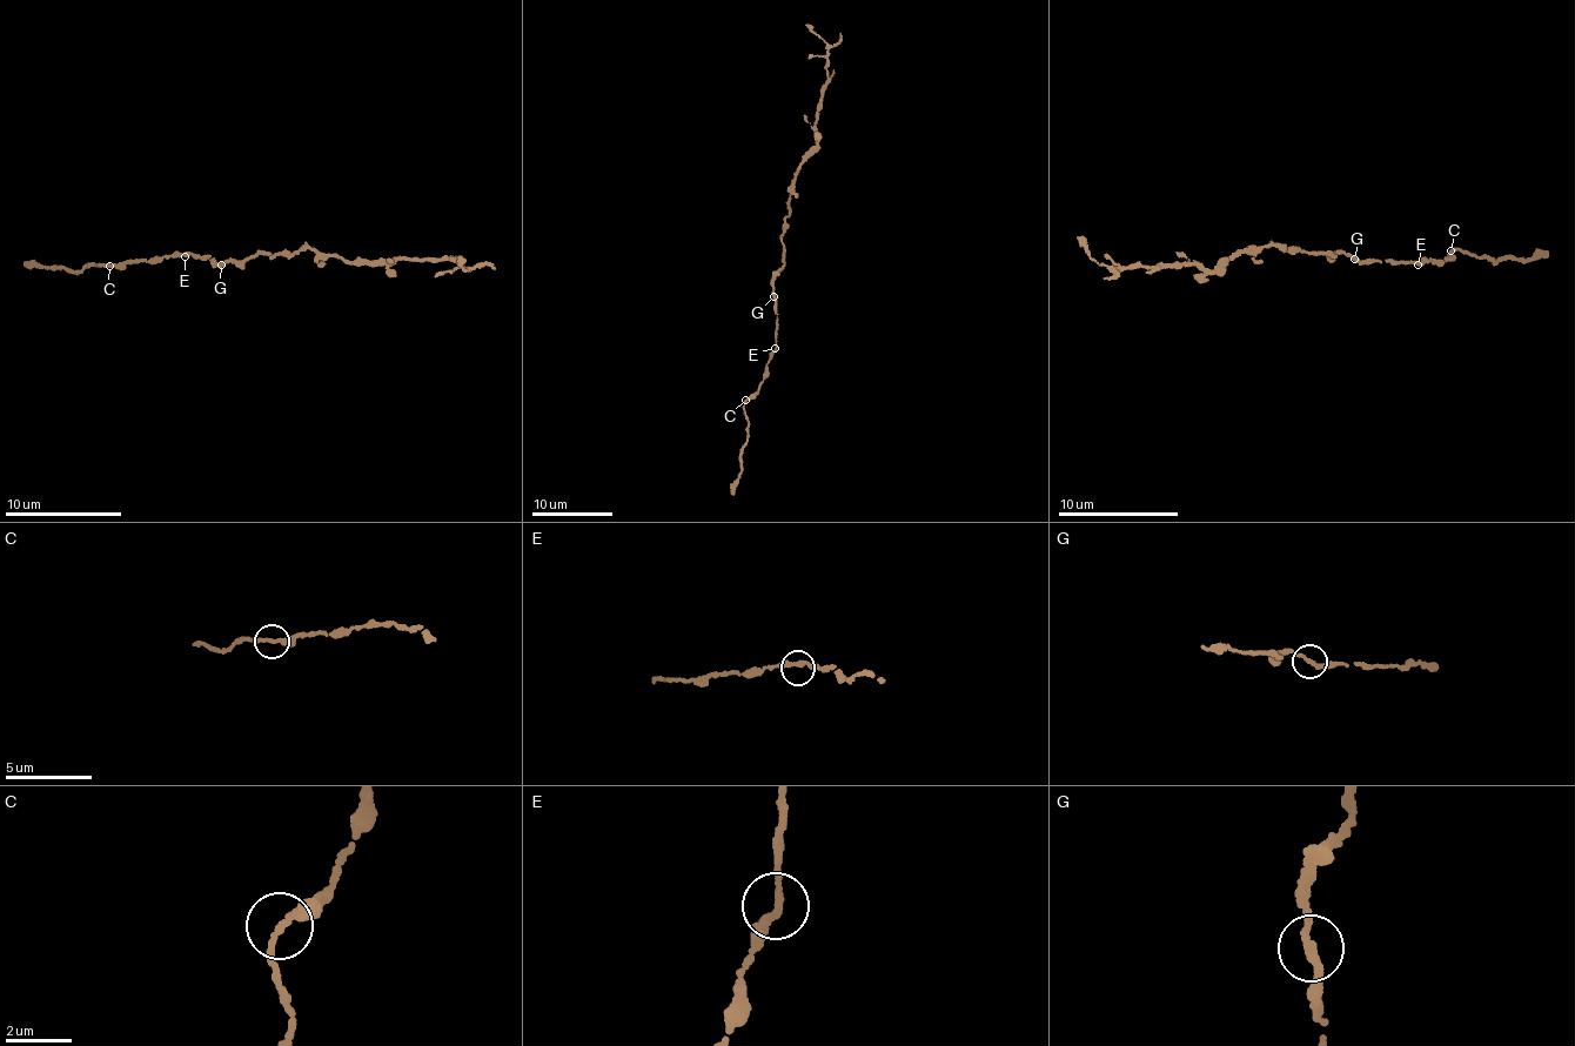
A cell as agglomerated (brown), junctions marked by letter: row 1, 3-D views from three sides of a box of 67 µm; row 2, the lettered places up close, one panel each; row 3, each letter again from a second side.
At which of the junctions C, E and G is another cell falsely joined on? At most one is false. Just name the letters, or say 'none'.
none

